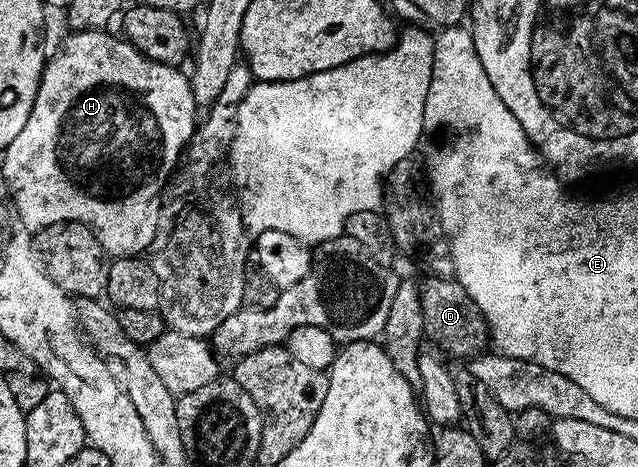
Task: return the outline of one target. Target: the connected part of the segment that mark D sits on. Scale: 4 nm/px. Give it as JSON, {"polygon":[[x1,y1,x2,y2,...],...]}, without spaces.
{"polygon":[[426,277,420,283,421,303,423,304,423,324,428,341,438,342,440,349,446,355,462,354,462,359,469,360,479,354,484,354,490,349,491,339,489,337,489,325,479,312,479,304,471,300,467,288,452,278]]}

